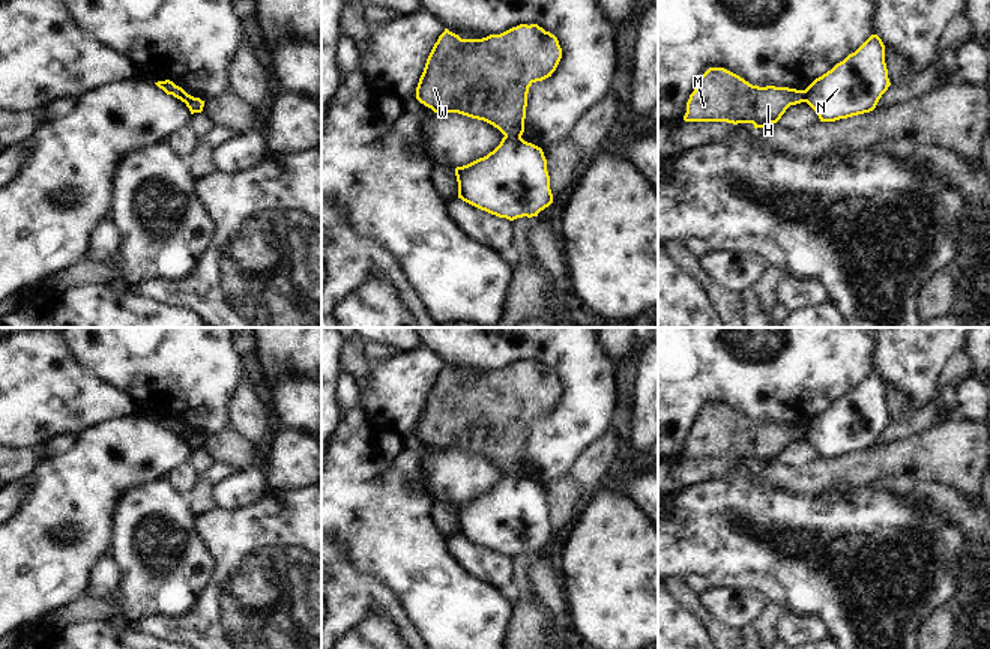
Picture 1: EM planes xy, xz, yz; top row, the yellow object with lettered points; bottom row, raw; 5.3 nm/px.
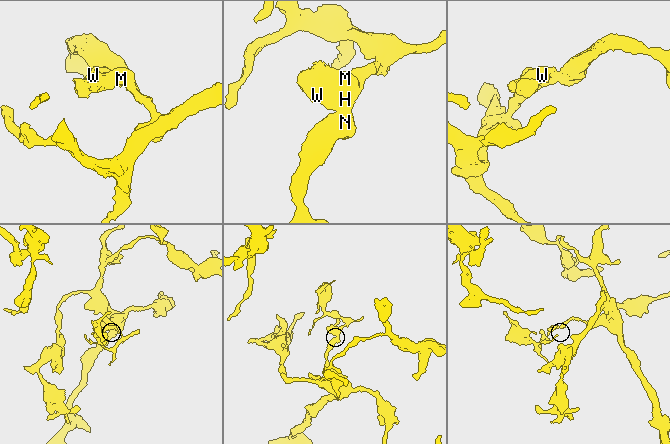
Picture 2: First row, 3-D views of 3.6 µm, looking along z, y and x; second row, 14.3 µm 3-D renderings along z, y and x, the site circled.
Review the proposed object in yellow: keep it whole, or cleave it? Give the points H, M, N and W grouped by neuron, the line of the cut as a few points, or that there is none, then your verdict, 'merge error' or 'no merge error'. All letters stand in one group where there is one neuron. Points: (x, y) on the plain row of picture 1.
H M W / N | xz (505, 472), (520, 475) | merge error

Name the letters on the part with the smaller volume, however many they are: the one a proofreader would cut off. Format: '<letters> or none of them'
H, M, W

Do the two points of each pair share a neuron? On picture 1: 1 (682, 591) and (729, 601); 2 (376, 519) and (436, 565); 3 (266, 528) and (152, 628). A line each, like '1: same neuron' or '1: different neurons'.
1: different neurons
2: same neuron
3: same neuron

